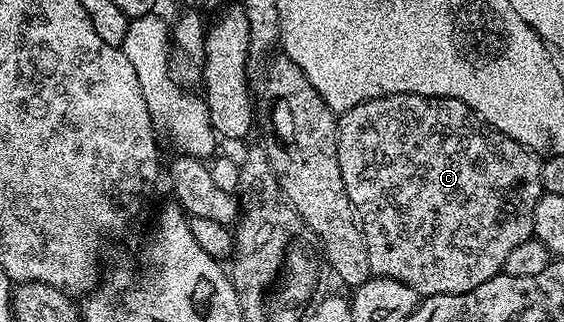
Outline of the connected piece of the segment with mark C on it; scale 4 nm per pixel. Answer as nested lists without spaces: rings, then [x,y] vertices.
[[[392,94],[386,98],[372,98],[366,102],[355,104],[355,108],[344,111],[337,119],[337,155],[339,156],[339,172],[343,172],[343,184],[347,188],[347,196],[353,205],[353,213],[357,216],[365,243],[367,244],[367,260],[369,273],[382,278],[394,278],[411,288],[415,288],[418,296],[430,294],[466,294],[471,288],[479,288],[487,280],[502,273],[507,255],[518,244],[534,237],[533,213],[535,204],[543,193],[541,188],[542,159],[523,144],[511,140],[495,127],[482,122],[467,104],[454,98],[428,98],[418,94]]]

